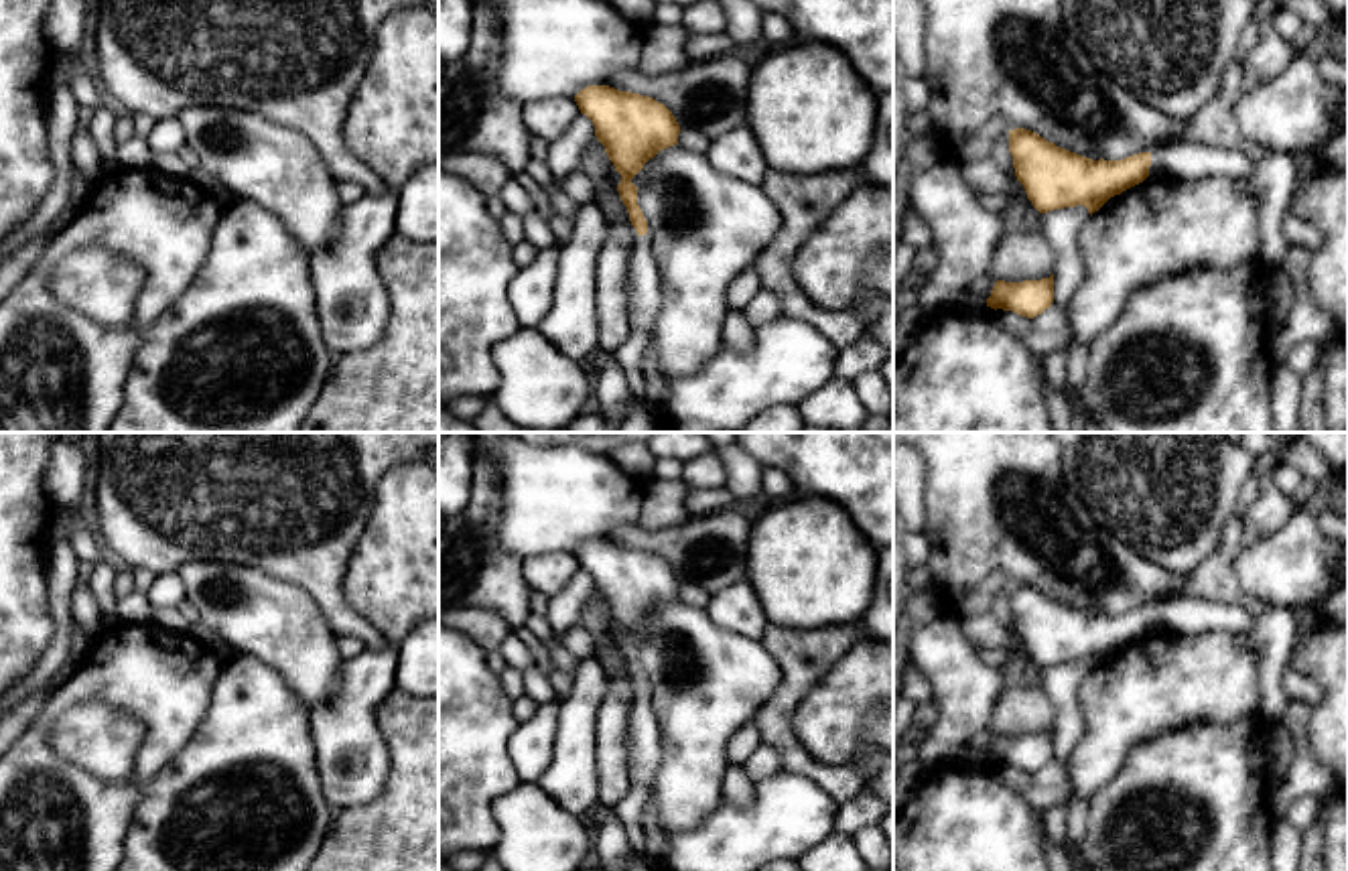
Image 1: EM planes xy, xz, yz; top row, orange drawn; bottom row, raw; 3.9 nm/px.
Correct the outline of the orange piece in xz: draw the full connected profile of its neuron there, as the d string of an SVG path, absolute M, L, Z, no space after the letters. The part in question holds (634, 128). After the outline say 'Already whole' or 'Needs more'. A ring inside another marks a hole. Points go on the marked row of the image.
M589 85L575 95L575 102L581 114L593 122L597 140L621 175L617 191L637 231L629 256L631 300L627 313L631 331L650 335L662 305L662 284L648 221L637 205L637 187L631 179L660 150L678 144L680 126L672 112L654 97L609 85Z. Needs more

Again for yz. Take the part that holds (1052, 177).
M1025 128L1009 130L1009 152L1015 177L1039 213L1084 205L1092 215L1110 197L1143 183L1151 166L1180 181L1244 179L1255 169L1255 160L1242 150L1184 142L1123 160L1092 160Z. Needs more

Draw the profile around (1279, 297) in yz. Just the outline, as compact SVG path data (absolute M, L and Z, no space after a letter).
M1269 276L1267 286L1267 319L1269 327L1281 327L1289 315L1293 303L1291 286L1285 284L1281 278Z

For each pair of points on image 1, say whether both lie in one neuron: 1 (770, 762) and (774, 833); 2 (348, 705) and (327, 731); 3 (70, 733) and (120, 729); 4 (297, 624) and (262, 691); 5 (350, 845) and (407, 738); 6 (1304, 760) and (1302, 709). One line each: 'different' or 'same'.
1: different
2: same
3: same
4: different
5: same
6: same

